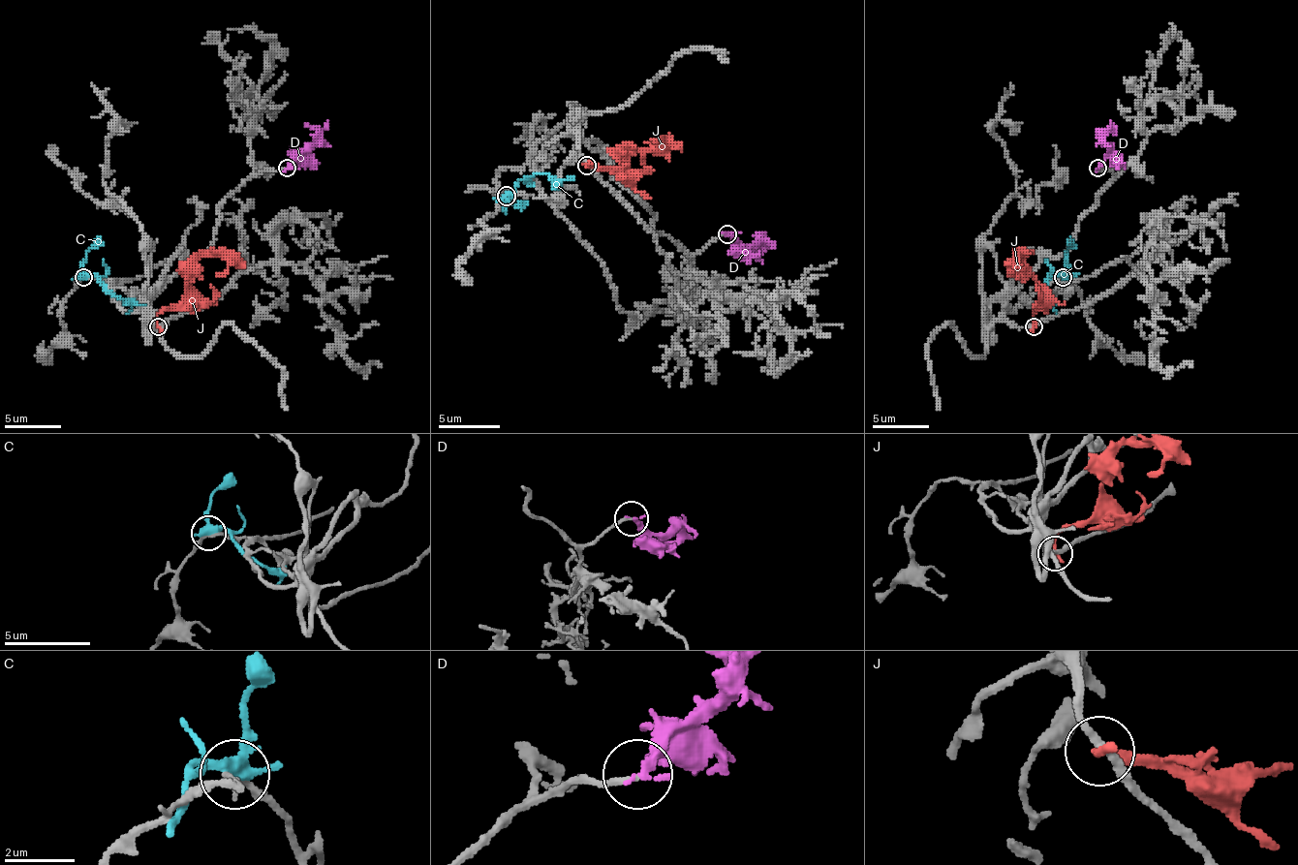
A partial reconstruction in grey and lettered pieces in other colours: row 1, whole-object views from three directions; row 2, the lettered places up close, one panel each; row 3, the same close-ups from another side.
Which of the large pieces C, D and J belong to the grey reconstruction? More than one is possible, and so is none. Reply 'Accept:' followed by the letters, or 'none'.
Accept: D

